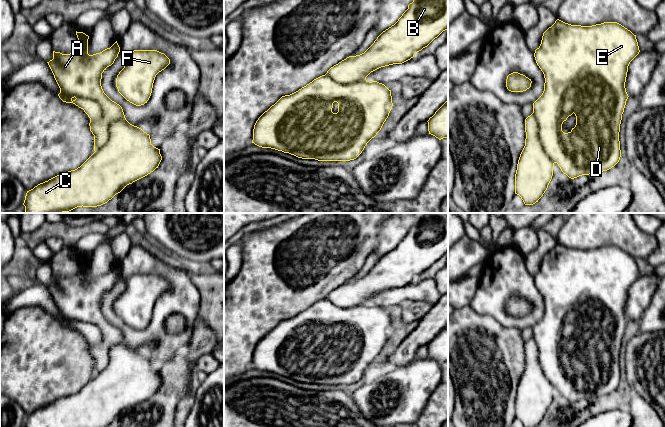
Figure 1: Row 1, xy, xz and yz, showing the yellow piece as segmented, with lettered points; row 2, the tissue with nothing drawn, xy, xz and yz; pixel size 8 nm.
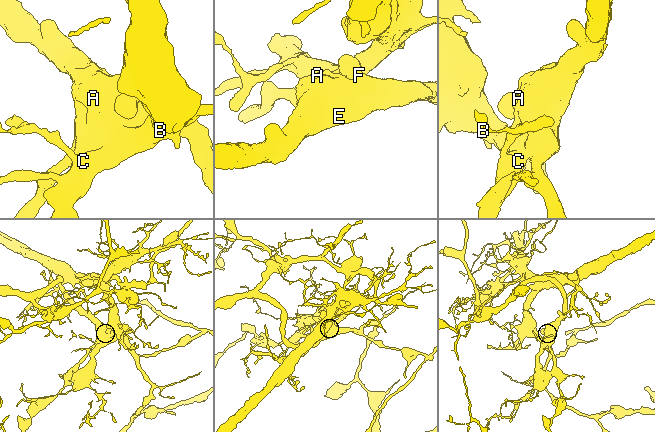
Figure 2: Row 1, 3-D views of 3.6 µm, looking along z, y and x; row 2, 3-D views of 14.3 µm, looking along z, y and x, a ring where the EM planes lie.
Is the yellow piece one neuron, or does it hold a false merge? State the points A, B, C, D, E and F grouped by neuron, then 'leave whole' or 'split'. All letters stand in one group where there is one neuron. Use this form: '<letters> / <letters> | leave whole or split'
A D E F / B C | split

